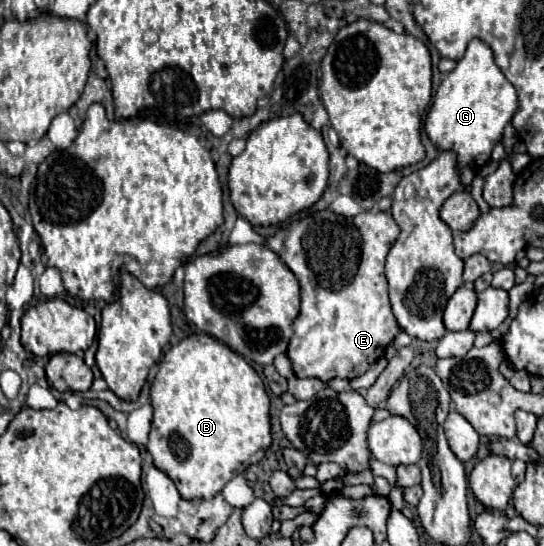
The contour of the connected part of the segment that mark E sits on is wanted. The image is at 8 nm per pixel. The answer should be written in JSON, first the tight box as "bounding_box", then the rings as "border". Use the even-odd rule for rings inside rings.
{"bounding_box":[265,210,401,382],"border":[[[323,210],[293,222],[273,238],[265,240],[265,246],[281,256],[301,284],[301,312],[293,322],[293,340],[287,348],[287,356],[299,378],[319,378],[329,382],[331,378],[361,376],[401,332],[391,312],[385,280],[385,256],[389,246],[397,240],[397,234],[399,226],[389,212],[359,212],[353,218],[341,218],[331,210]]]}

